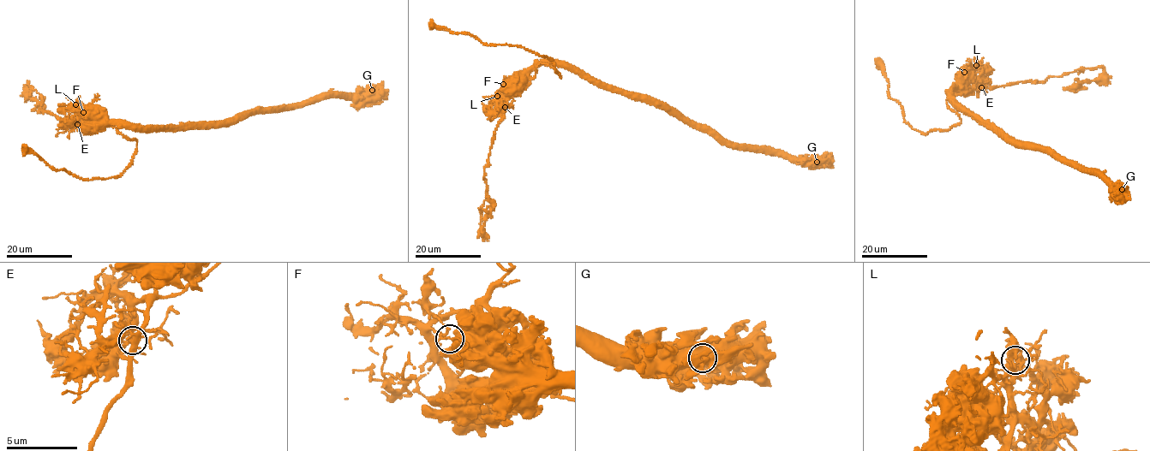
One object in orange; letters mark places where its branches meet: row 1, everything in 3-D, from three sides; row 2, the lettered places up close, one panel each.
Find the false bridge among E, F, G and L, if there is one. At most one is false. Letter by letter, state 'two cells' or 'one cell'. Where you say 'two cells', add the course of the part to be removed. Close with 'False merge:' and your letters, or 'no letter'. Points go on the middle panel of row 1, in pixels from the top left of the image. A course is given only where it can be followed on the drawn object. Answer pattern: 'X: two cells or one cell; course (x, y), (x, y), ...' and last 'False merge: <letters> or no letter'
E: one cell
F: two cells; course (503, 84), (501, 95), (516, 97), (541, 63), (560, 77), (549, 59), (518, 45), (484, 44), (430, 20)
G: one cell
L: one cell
False merge: F

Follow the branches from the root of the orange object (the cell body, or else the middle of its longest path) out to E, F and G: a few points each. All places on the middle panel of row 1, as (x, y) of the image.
E: (574, 73), (554, 64), (539, 63), (529, 74), (519, 91), (510, 97), (505, 107)
F: (574, 73), (551, 63), (537, 64), (503, 84)
G: (574, 73), (650, 97), (691, 121), (709, 127), (733, 144), (786, 153), (801, 163), (817, 162)

